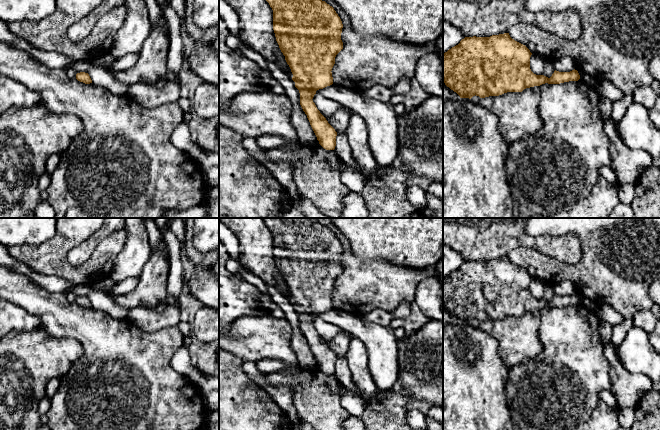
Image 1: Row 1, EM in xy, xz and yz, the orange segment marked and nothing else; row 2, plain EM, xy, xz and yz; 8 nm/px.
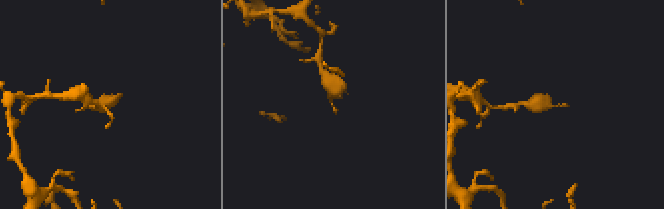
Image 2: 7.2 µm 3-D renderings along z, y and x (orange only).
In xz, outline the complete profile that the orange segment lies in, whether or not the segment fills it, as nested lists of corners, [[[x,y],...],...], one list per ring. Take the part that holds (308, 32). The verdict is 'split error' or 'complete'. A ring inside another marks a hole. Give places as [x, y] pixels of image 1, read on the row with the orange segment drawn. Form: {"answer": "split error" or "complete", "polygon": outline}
{"answer": "complete", "polygon": [[[266,0],[273,10],[276,41],[293,74],[292,80],[300,93],[300,105],[310,125],[326,150],[334,150],[337,132],[313,102],[316,91],[333,84],[332,68],[336,55],[343,49],[343,24],[332,6],[322,0]]]}

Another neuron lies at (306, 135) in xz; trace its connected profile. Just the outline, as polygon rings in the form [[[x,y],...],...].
[[[267,59],[265,60],[268,65],[270,74],[283,87],[285,95],[292,102],[293,109],[291,121],[292,125],[297,131],[298,142],[300,144],[316,142],[317,137],[310,125],[307,115],[300,105],[300,93],[299,90],[295,87],[295,82],[288,75],[288,73],[283,71],[276,63],[268,61]]]

